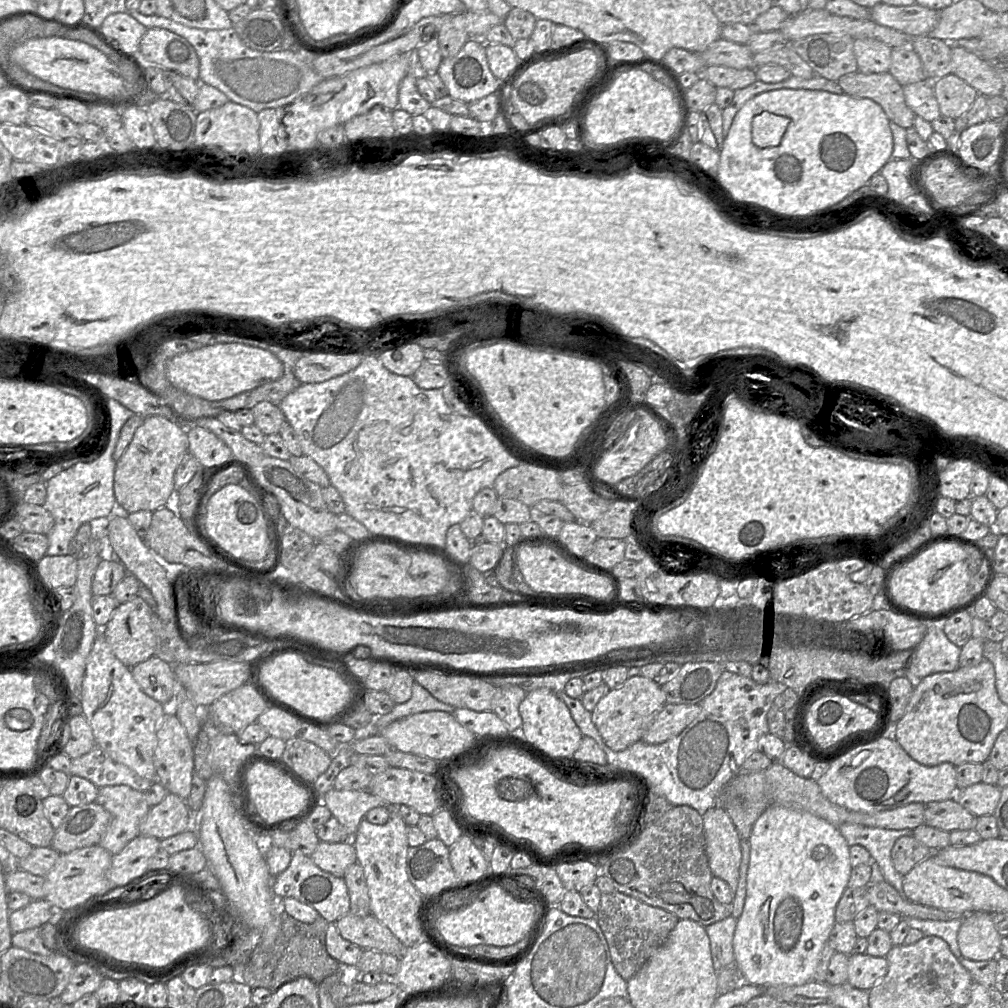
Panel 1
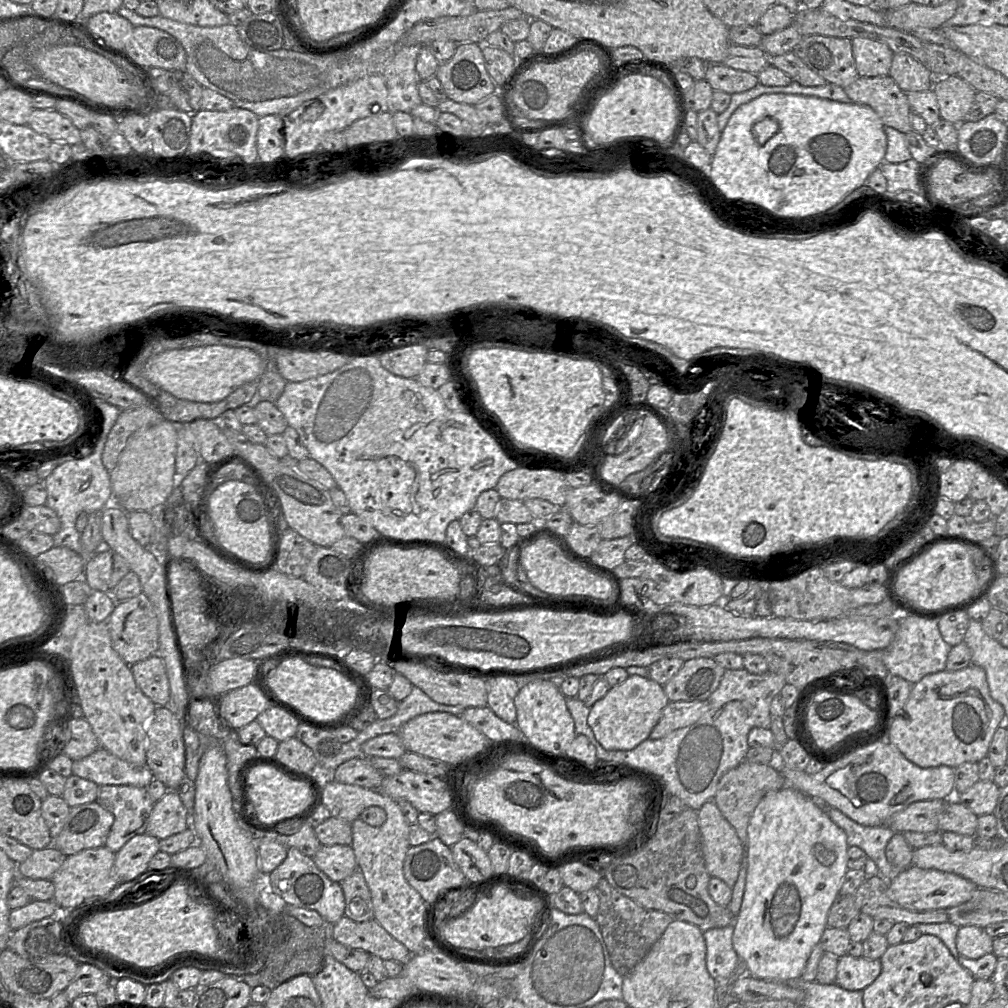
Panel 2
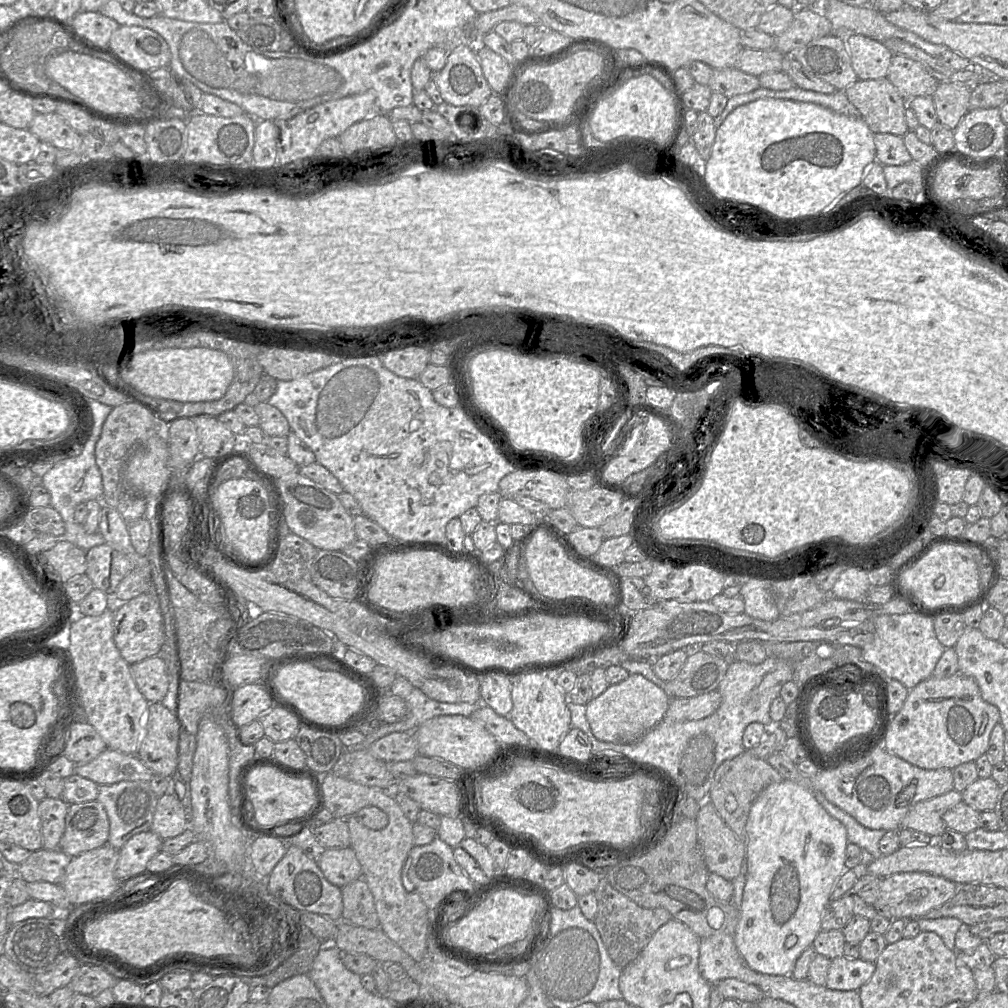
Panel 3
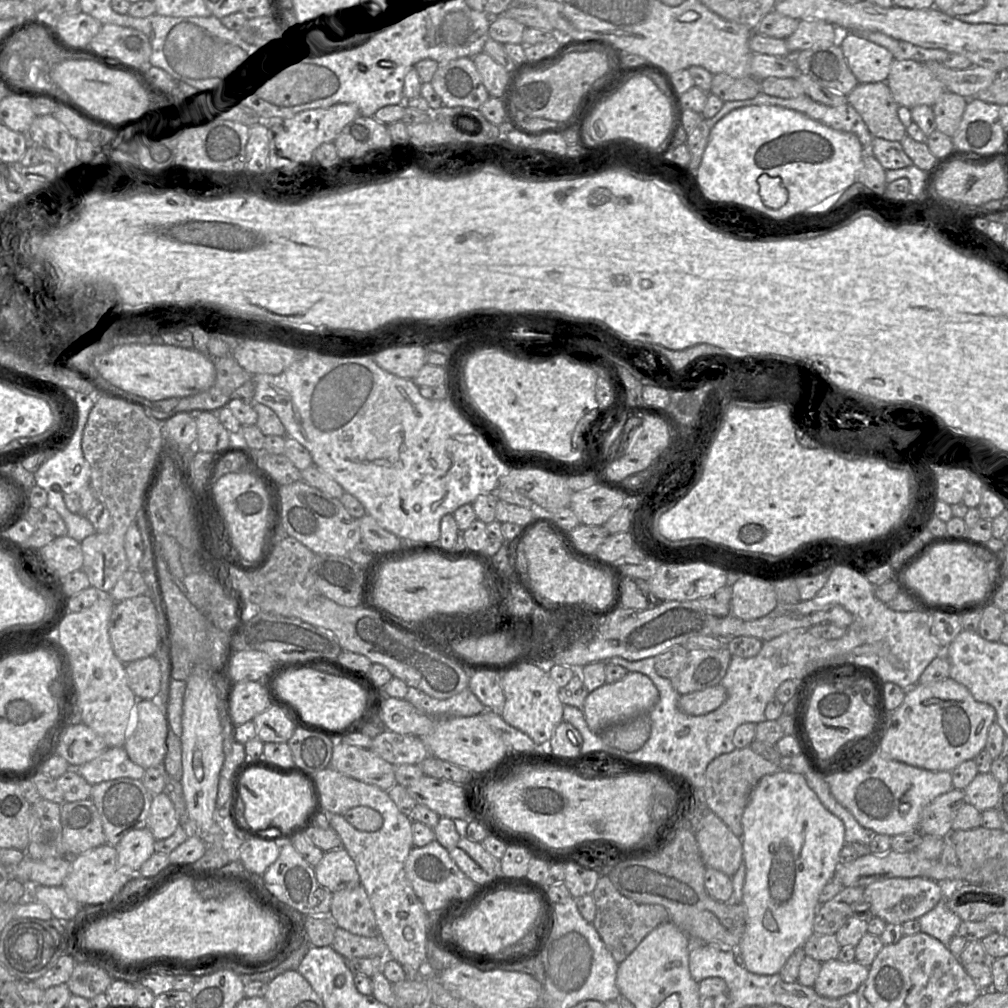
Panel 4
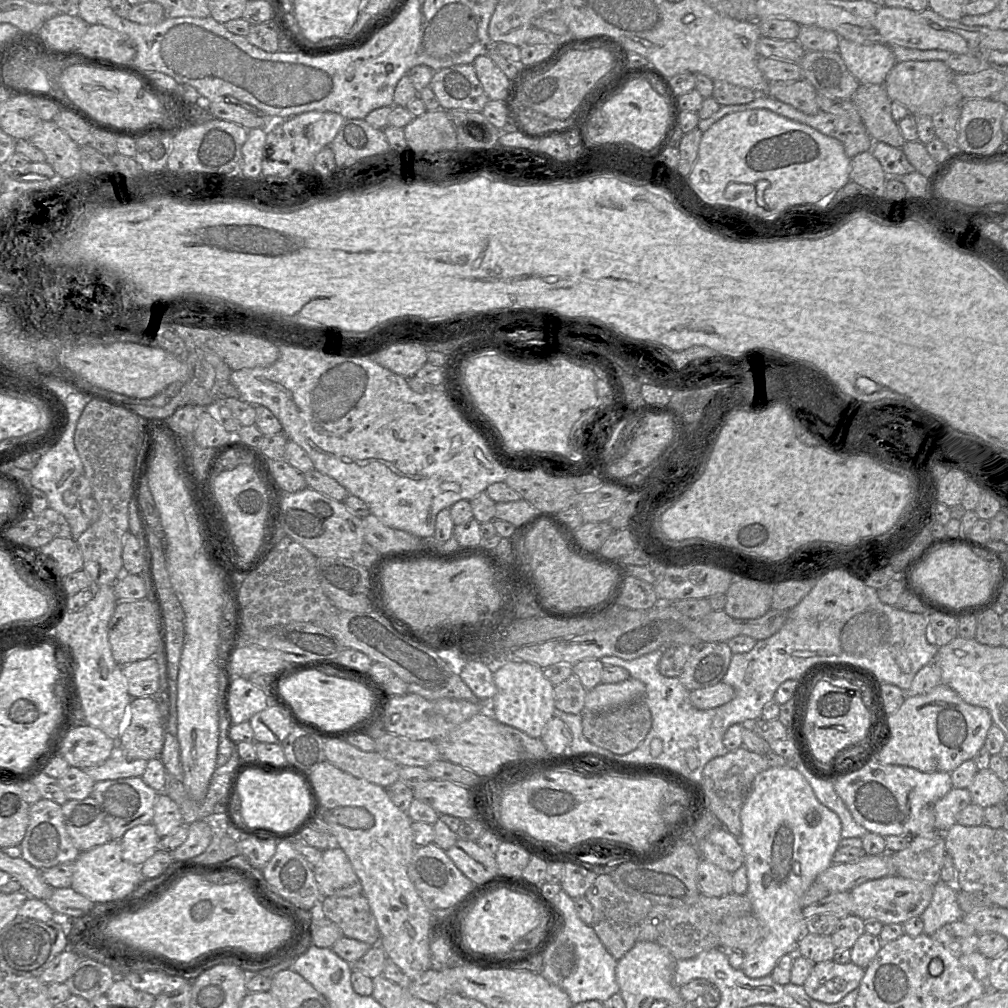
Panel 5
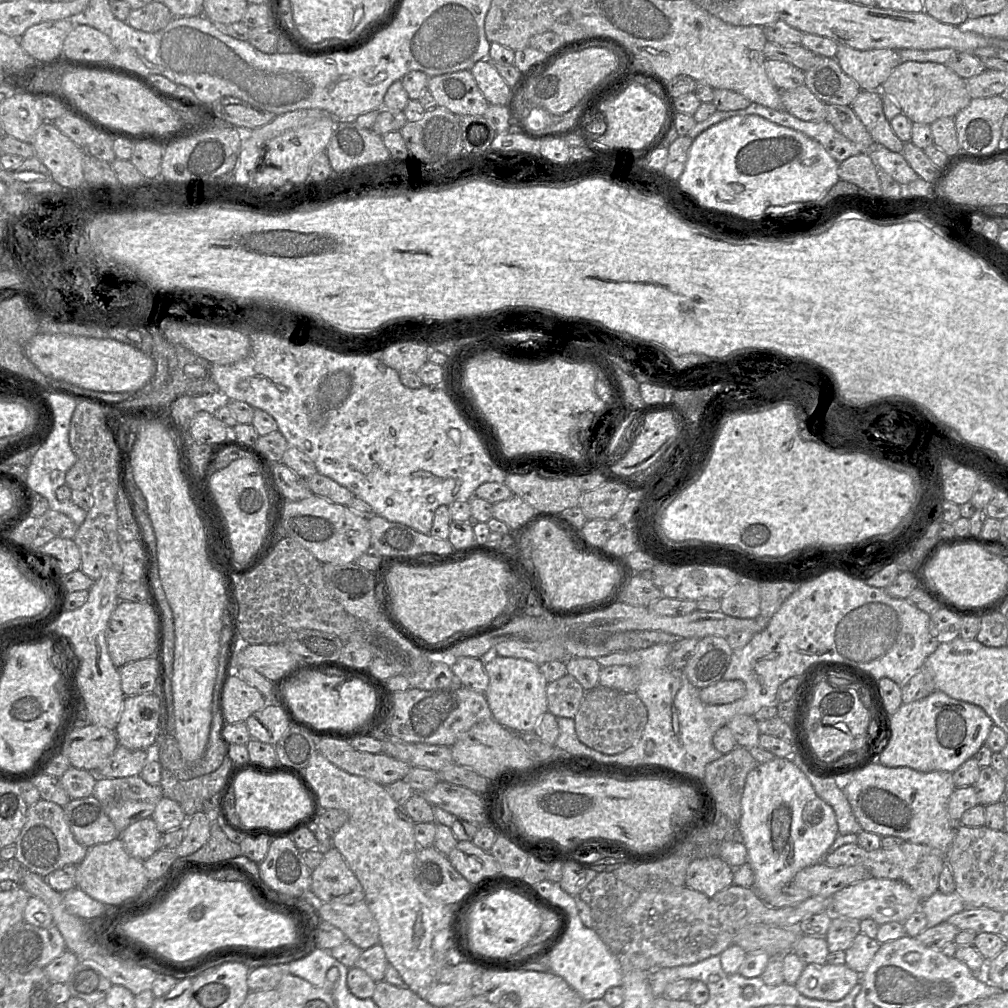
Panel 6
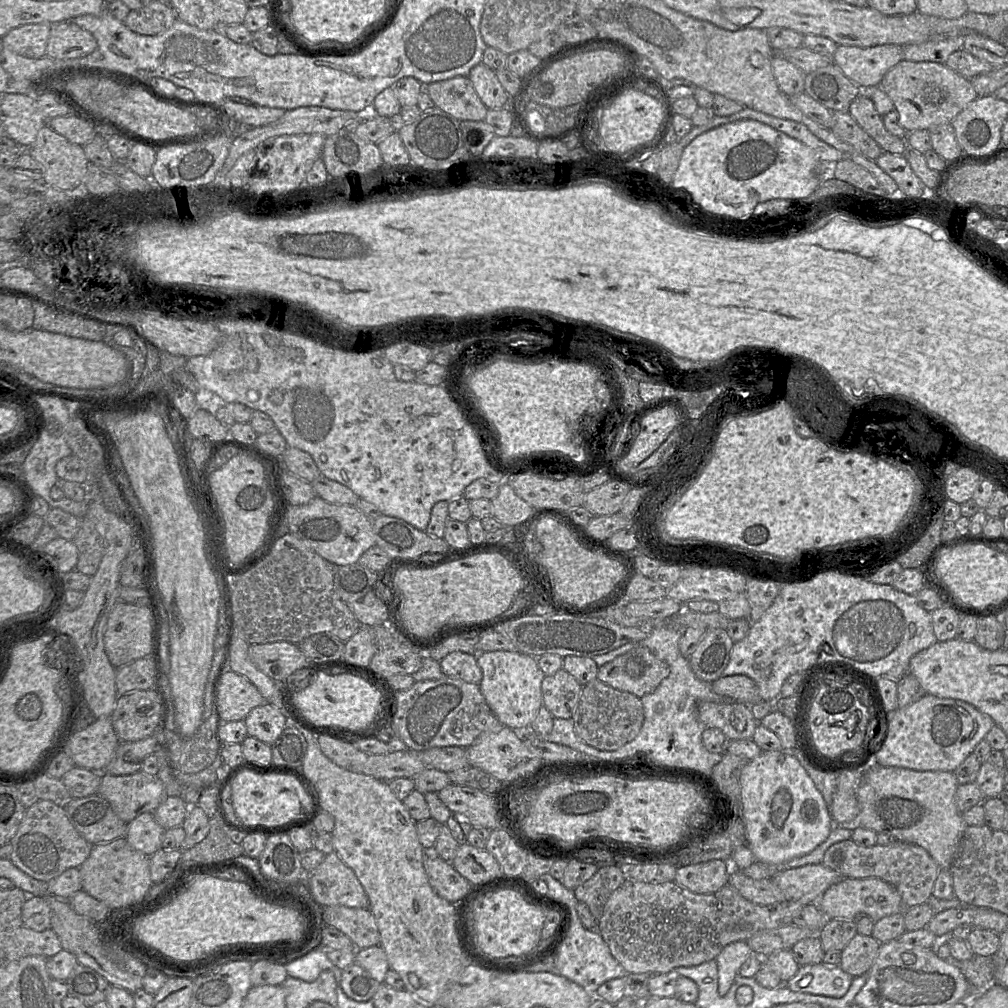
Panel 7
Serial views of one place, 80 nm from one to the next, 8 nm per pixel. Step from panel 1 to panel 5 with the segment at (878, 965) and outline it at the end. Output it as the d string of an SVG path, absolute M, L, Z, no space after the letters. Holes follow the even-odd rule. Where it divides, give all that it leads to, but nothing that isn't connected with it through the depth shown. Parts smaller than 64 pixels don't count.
M832 960L820 962L814 964L803 988L812 999L834 1004L851 991L858 989L864 974L865 969L852 962L846 964Z

